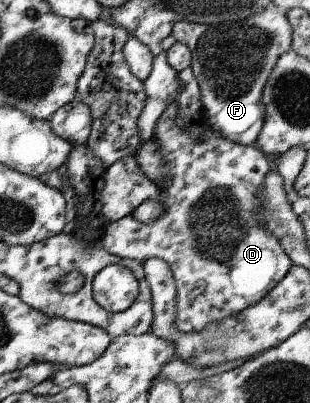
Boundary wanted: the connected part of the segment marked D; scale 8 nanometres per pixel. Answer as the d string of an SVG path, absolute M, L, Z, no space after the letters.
M175 101L168 103L155 122L152 135L152 137L154 137L154 143L158 143L158 153L160 153L160 157L162 157L162 161L164 161L164 165L166 165L166 173L164 173L166 185L159 187L159 191L162 193L160 199L162 199L162 205L164 205L162 217L151 223L134 220L132 214L122 217L118 219L118 221L109 223L105 227L100 237L100 243L106 252L116 255L118 258L126 258L140 262L141 264L149 258L157 258L164 261L164 263L168 265L176 285L176 317L174 317L176 327L182 332L200 332L200 329L204 329L206 325L218 323L218 321L226 319L226 317L230 317L230 315L239 314L240 311L244 311L246 307L250 307L250 305L254 305L254 303L260 301L260 299L286 275L292 263L286 256L286 253L281 249L276 237L273 237L265 229L262 229L262 227L258 227L258 215L256 215L258 211L256 211L256 209L260 207L261 201L256 199L256 193L258 193L258 189L263 186L266 172L269 169L266 157L255 146L248 145L244 147L244 145L232 143L214 134L210 128L206 129L204 139L200 139L200 141L198 141L198 139L192 139L186 131L182 131L182 129L176 127L176 123L174 123L176 113L178 113L178 107L176 107Z

